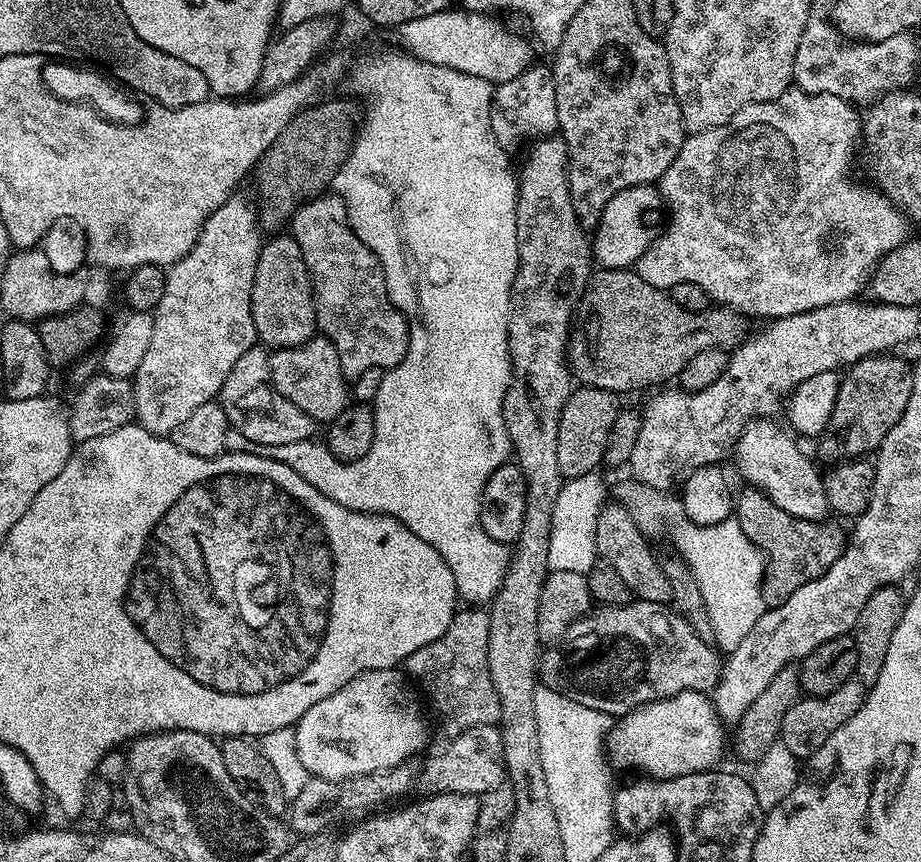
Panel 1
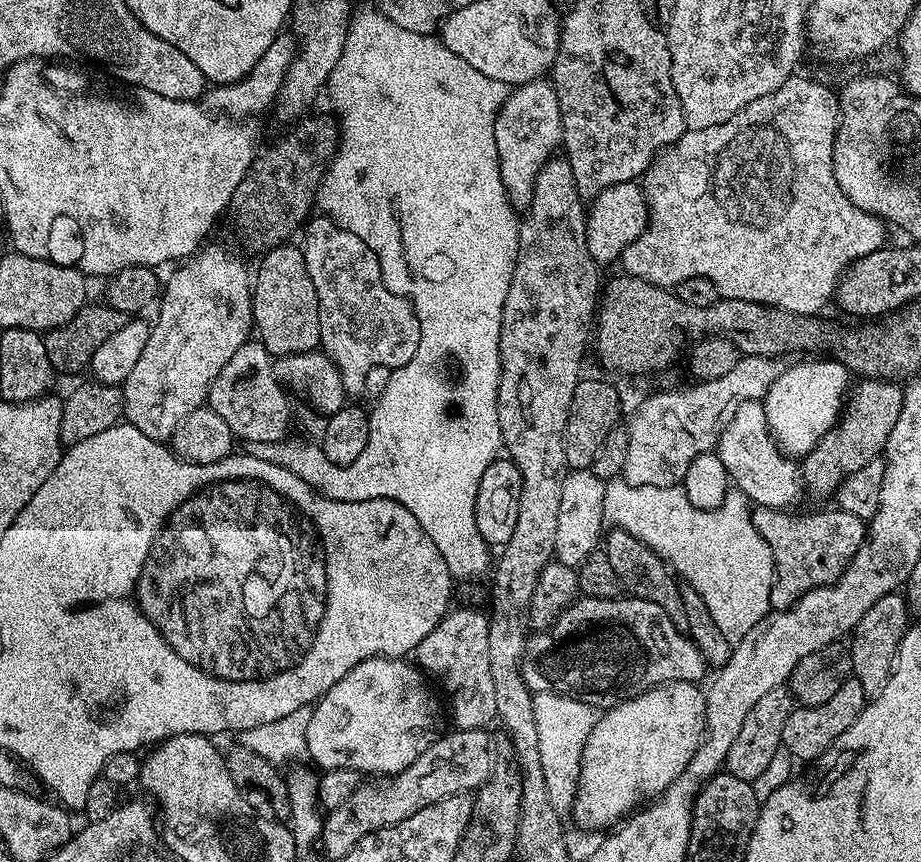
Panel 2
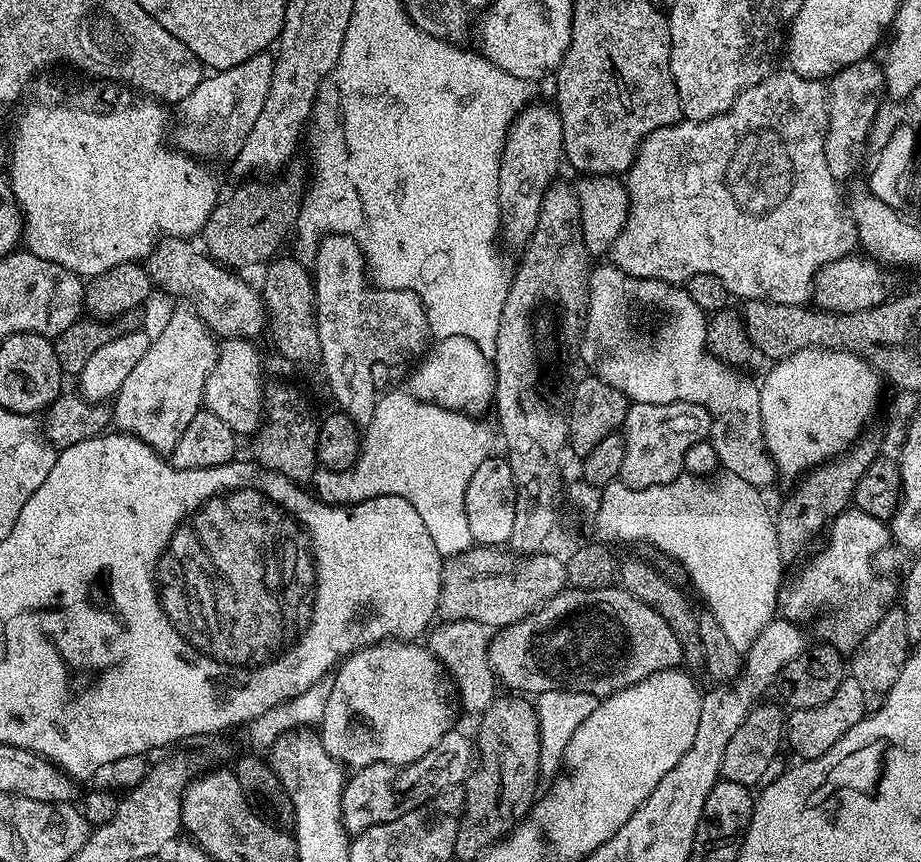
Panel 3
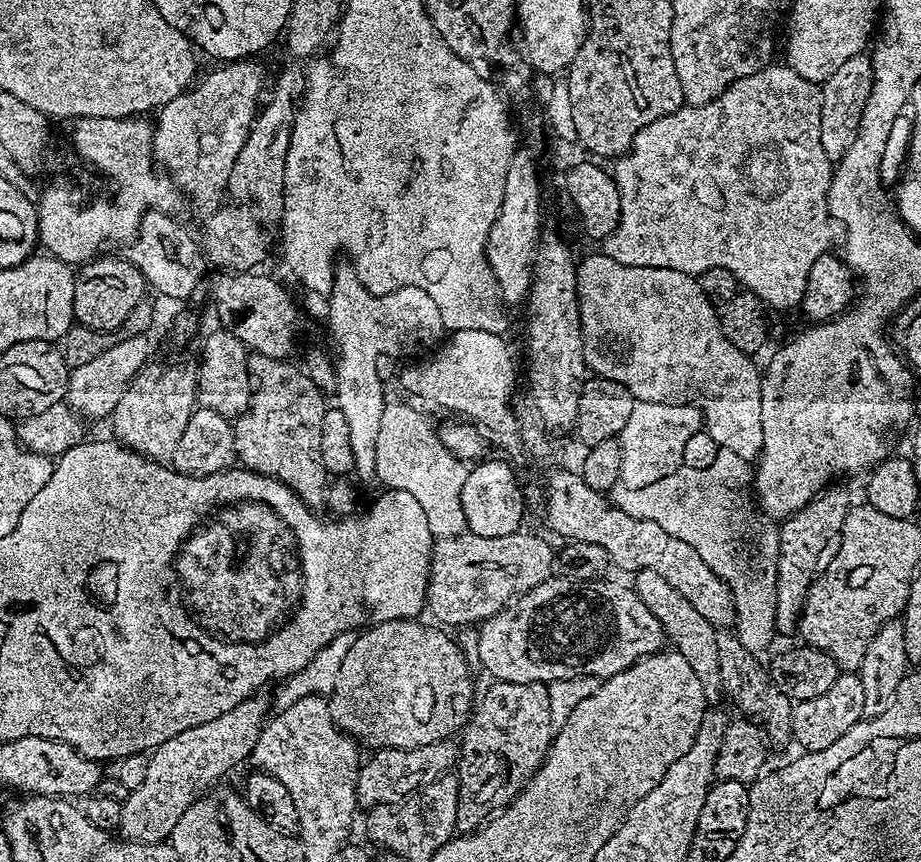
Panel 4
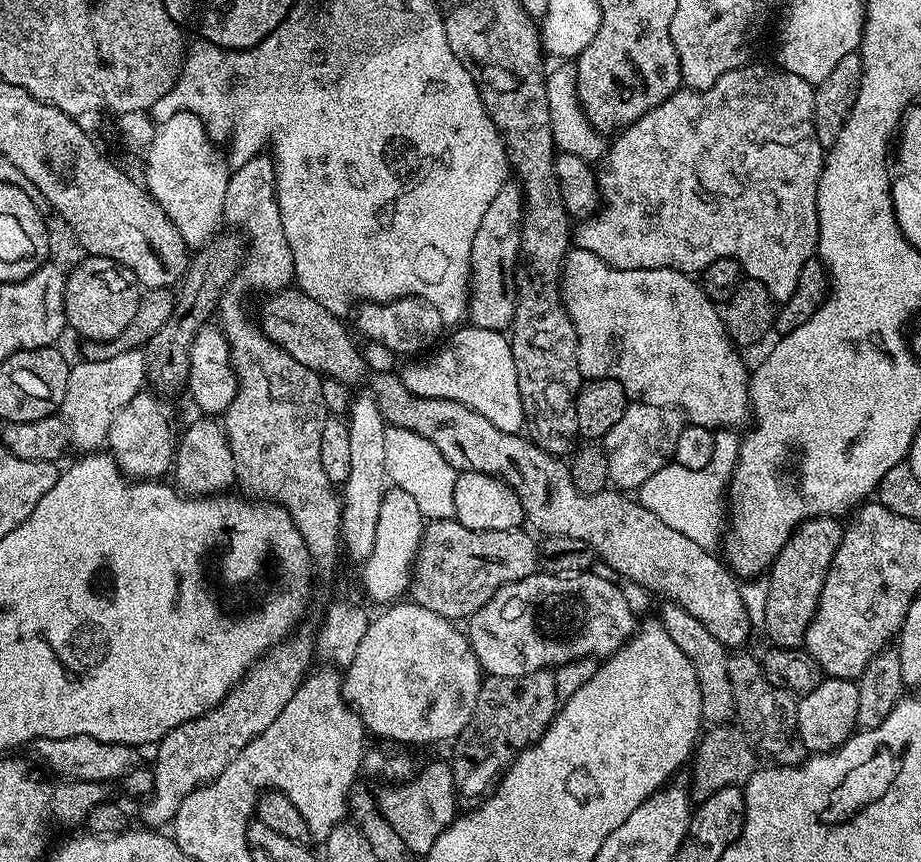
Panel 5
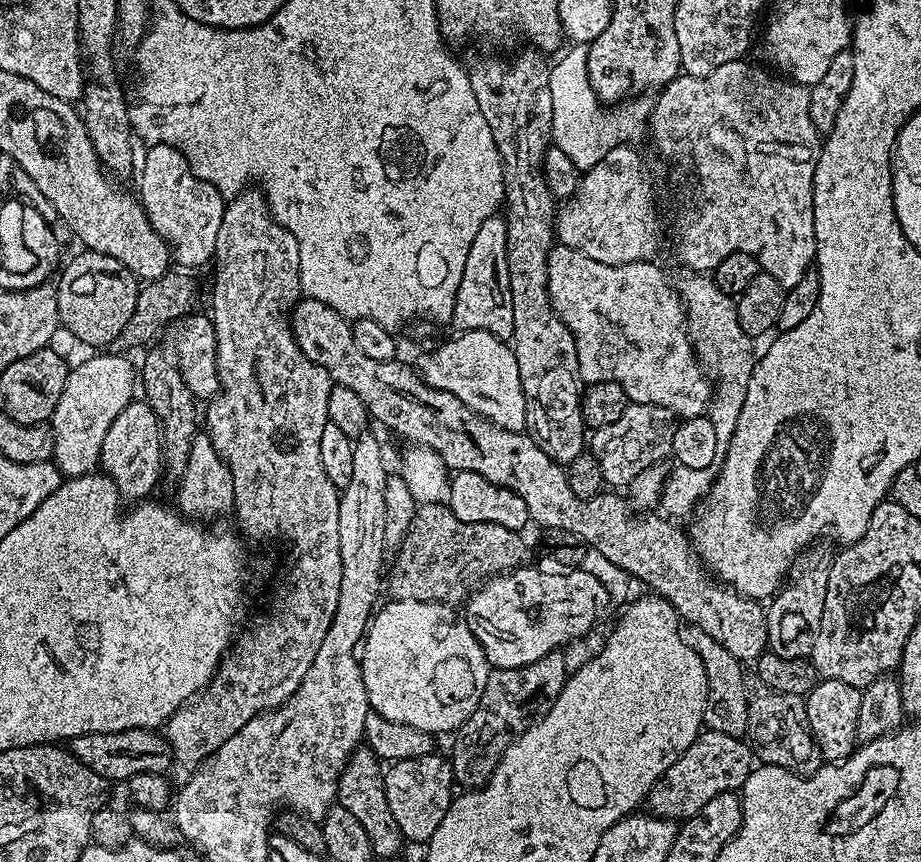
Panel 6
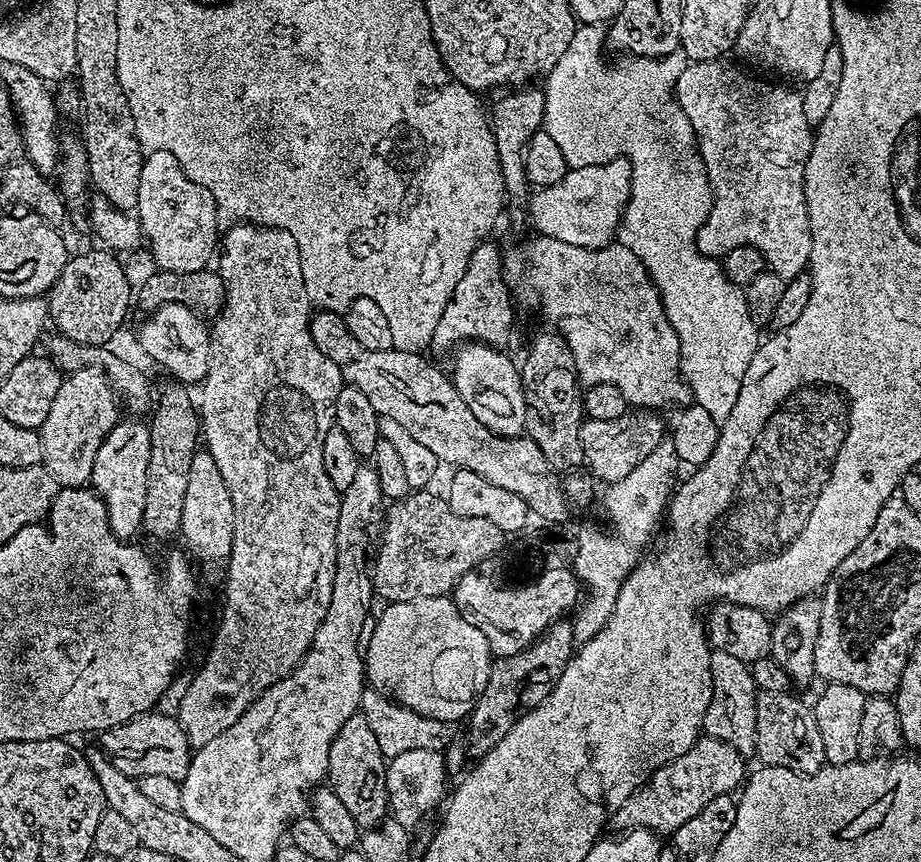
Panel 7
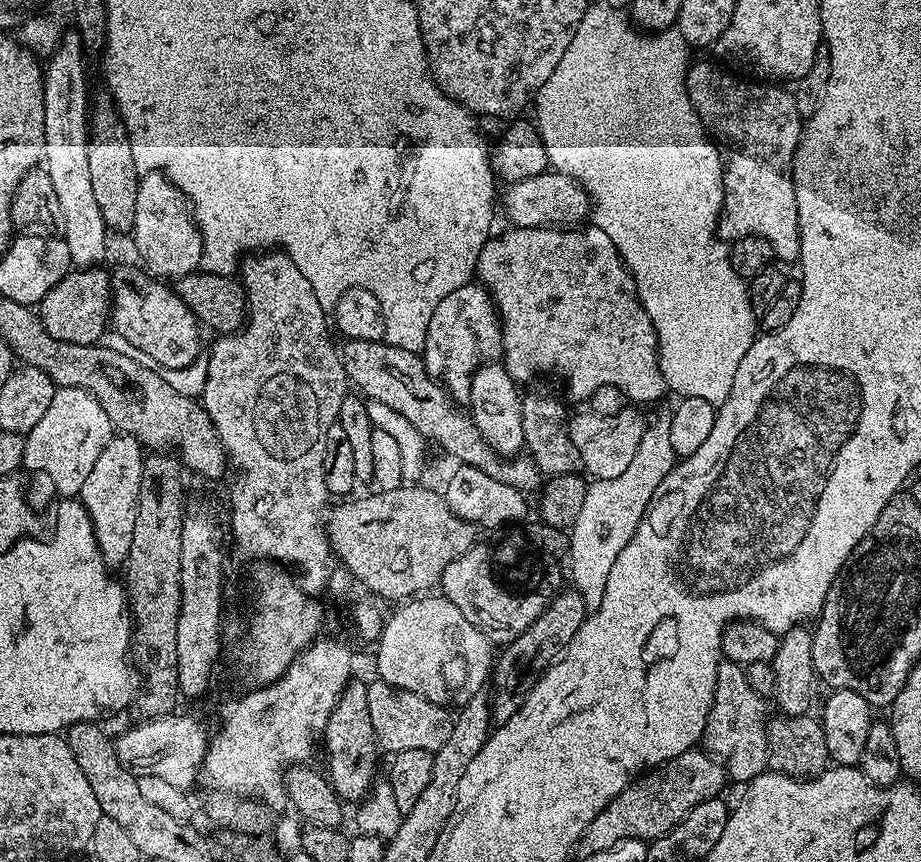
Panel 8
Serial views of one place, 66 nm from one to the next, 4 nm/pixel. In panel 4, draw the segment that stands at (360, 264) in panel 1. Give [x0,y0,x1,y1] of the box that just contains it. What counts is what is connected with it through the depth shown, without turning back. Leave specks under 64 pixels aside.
[328,266,446,481]

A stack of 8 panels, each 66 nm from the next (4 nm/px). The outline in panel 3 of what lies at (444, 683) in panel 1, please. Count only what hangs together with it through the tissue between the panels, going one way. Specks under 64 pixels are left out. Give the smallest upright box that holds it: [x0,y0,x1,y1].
[426,620,498,714]

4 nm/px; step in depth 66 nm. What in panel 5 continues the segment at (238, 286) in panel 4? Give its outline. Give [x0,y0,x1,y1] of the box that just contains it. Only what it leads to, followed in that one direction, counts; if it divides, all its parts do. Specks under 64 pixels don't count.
[258,286,366,386]

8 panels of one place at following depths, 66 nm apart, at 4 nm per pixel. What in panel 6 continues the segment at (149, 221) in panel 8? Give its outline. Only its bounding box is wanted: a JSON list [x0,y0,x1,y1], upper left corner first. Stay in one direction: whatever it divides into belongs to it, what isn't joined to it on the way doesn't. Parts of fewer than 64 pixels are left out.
[140,144,226,270]

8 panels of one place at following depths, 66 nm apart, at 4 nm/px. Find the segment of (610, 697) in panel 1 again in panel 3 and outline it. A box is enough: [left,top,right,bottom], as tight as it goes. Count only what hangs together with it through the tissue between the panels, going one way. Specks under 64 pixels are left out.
[488,586,683,698]

